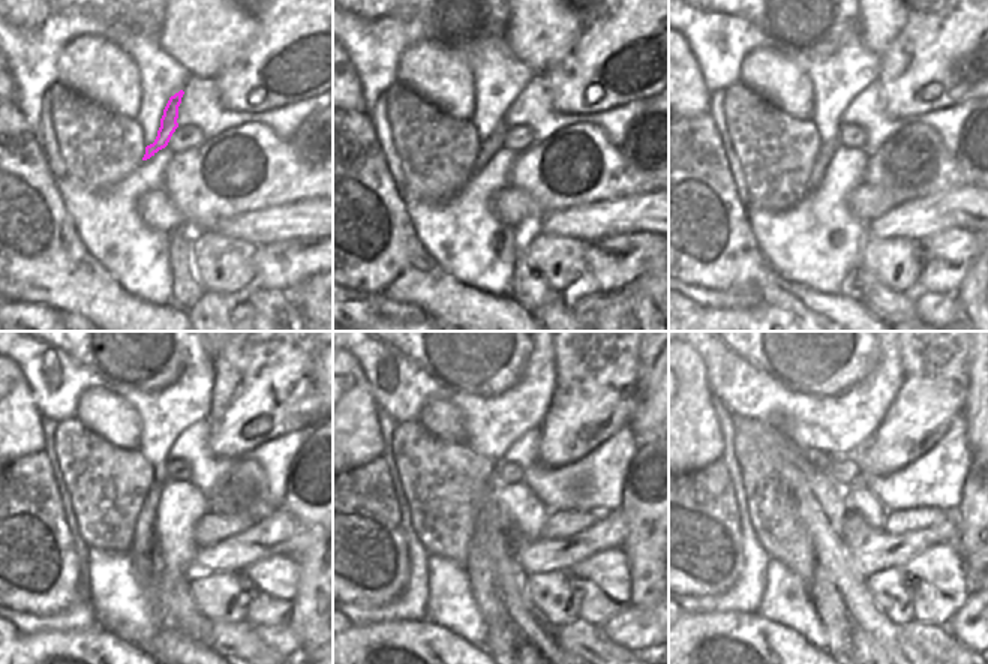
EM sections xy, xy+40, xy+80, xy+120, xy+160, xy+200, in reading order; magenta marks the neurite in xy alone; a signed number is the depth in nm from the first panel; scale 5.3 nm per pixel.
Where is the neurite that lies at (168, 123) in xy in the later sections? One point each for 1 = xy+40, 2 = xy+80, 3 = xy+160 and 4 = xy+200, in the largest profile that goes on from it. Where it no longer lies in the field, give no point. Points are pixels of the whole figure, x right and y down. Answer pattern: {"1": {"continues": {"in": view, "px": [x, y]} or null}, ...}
{"1": {"continues": {"in": "xy+40", "px": [495, 141]}}, "2": {"continues": {"in": "xy+80", "px": [826, 149]}}, "3": {"continues": {"in": "xy+160", "px": [480, 570]}}, "4": {"continues": {"in": "xy+200", "px": [820, 580]}}}

